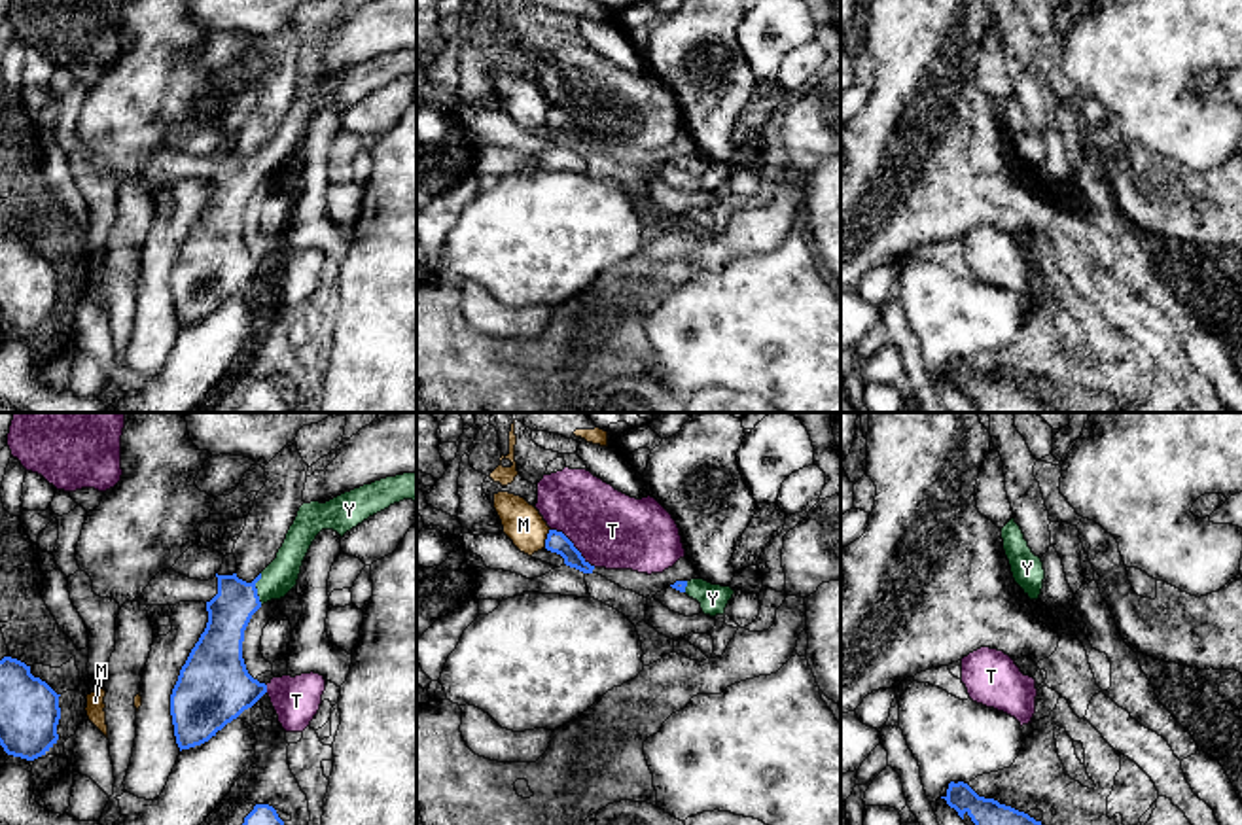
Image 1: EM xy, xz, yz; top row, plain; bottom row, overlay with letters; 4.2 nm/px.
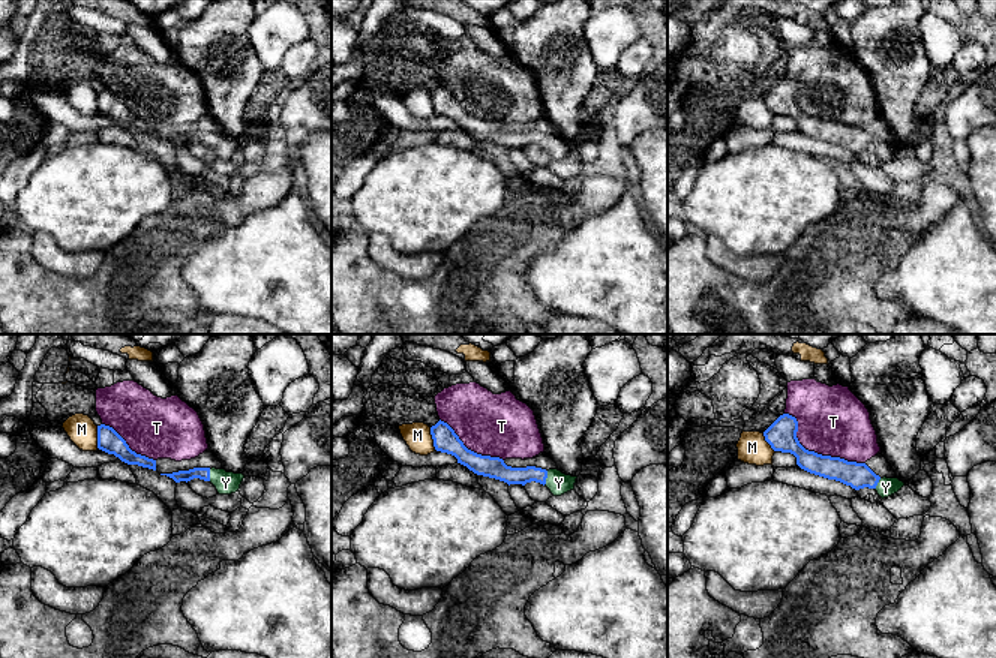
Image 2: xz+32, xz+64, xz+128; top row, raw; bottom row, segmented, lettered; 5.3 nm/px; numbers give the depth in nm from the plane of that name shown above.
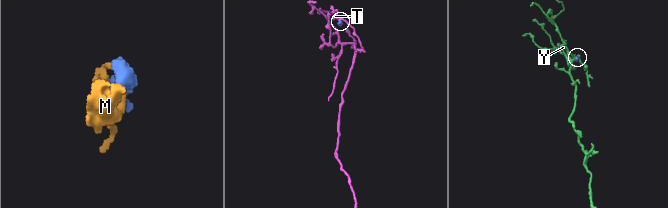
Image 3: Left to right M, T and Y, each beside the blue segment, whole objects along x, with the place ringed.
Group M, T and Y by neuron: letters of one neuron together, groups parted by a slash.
M / T / Y

